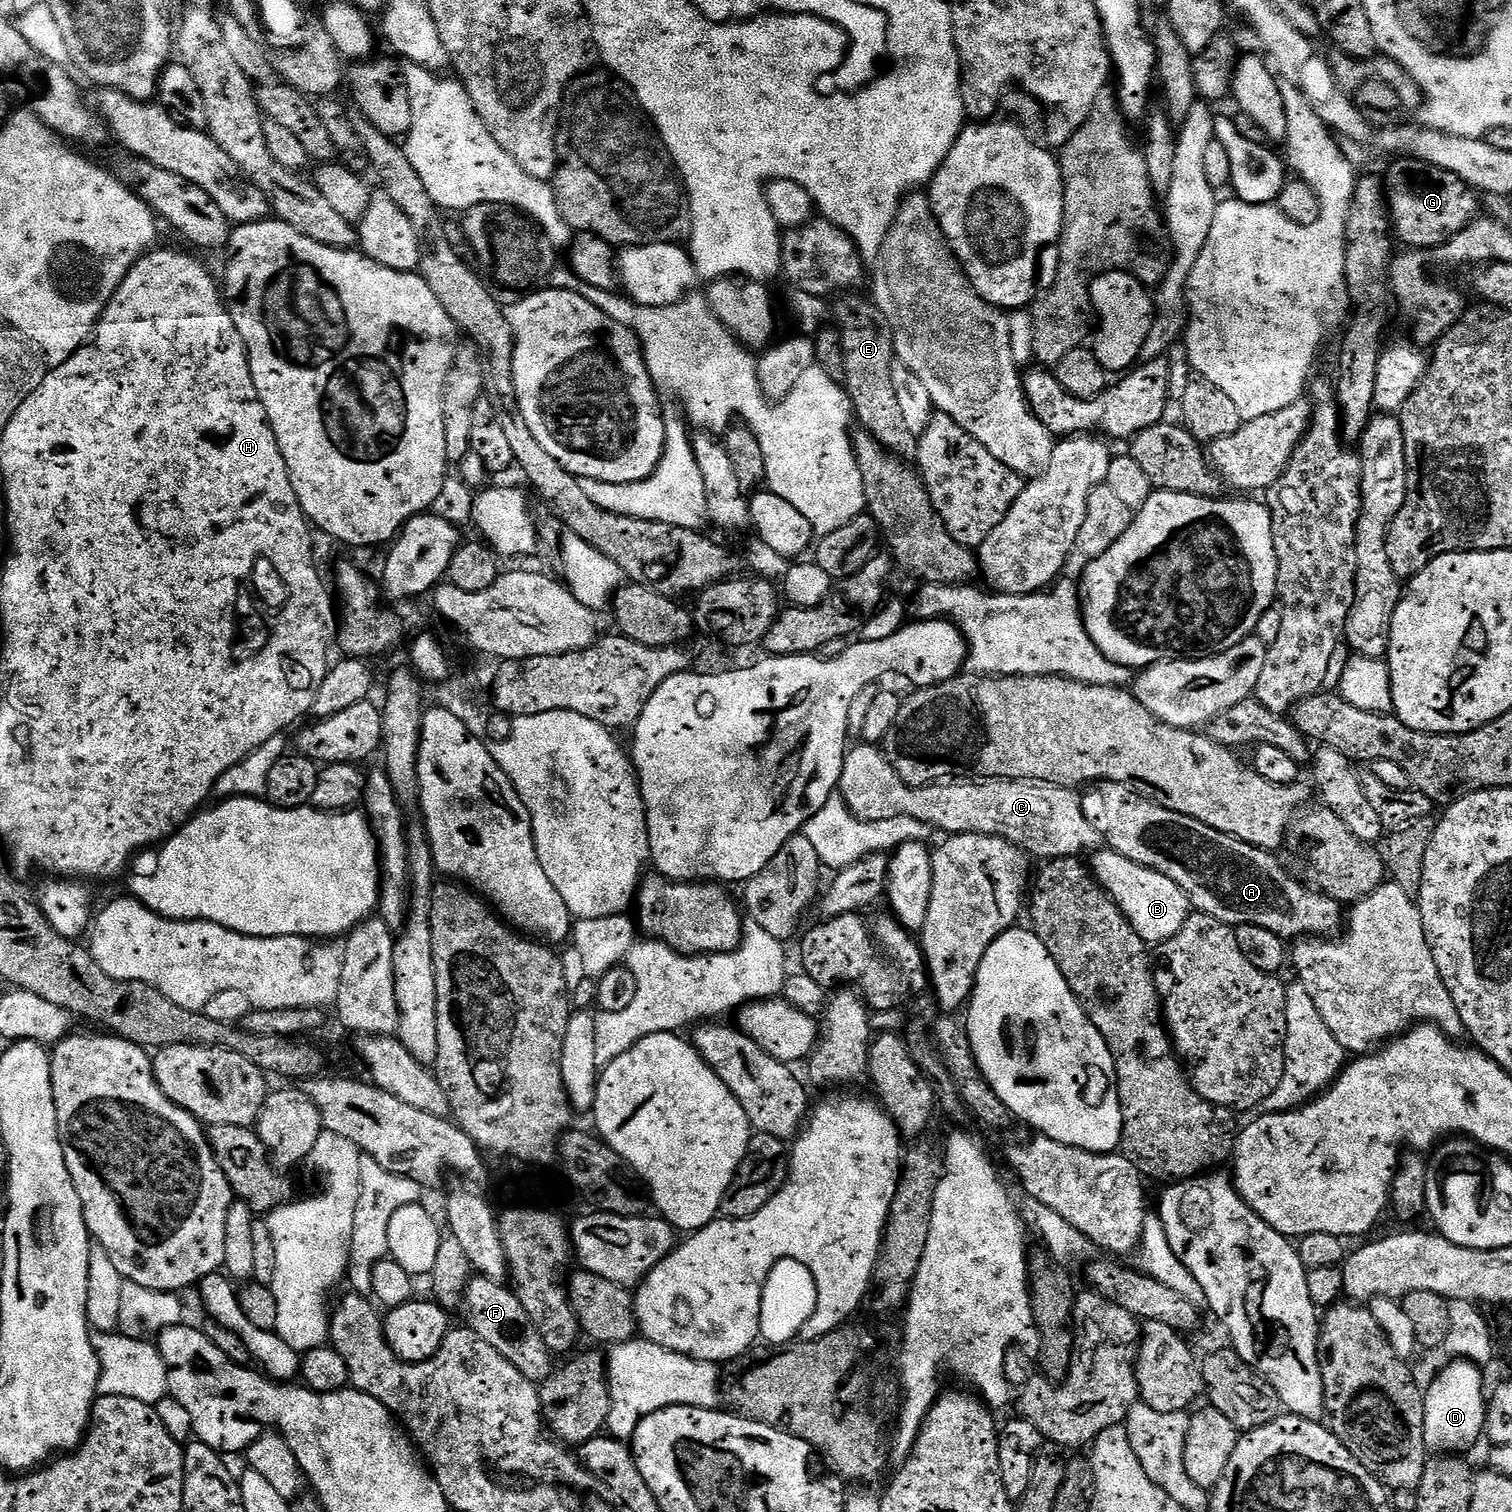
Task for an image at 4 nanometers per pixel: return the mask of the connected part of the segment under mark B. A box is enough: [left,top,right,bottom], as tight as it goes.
[1090,850,1190,946]

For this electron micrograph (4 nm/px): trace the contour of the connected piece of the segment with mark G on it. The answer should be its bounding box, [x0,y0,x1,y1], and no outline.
[1386,158,1481,250]

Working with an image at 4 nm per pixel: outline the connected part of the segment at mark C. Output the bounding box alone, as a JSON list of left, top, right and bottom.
[839,743,1102,862]

